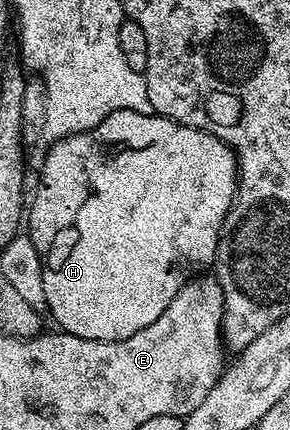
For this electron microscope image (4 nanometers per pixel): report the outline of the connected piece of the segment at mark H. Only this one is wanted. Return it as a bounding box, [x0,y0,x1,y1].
[26,110,236,342]

